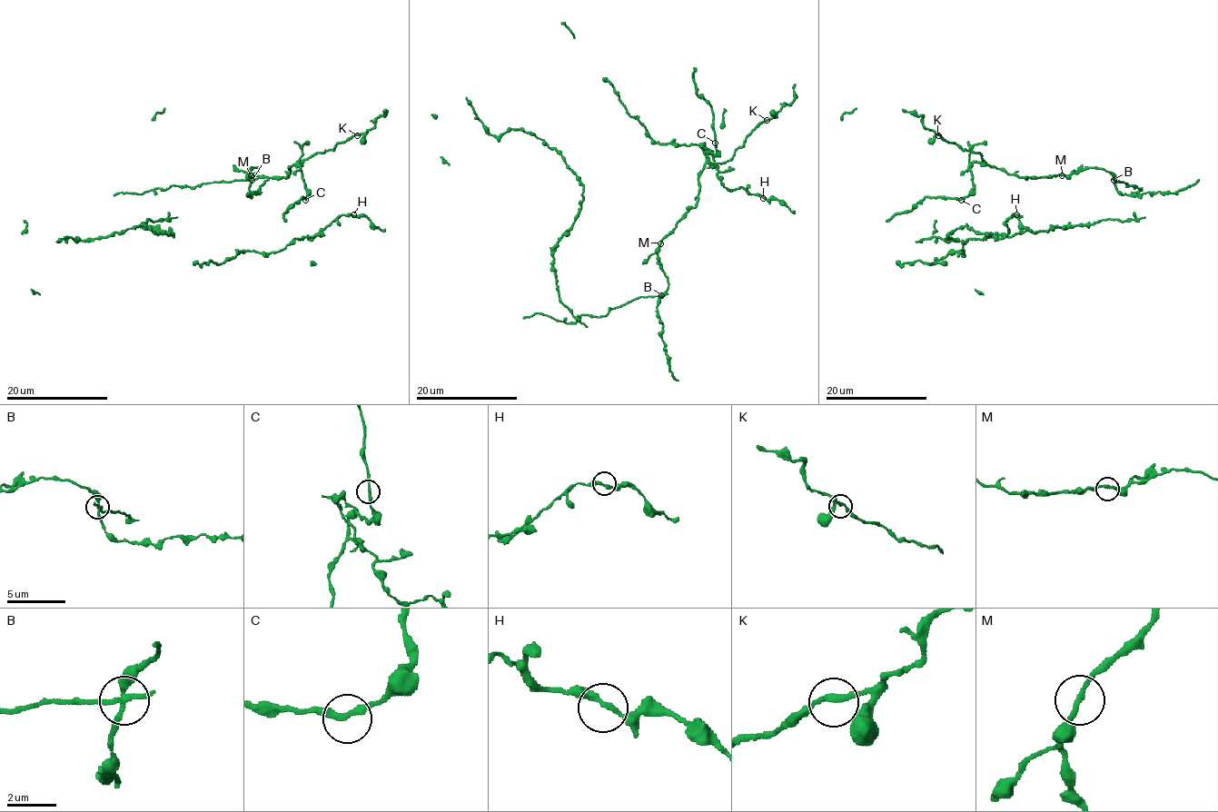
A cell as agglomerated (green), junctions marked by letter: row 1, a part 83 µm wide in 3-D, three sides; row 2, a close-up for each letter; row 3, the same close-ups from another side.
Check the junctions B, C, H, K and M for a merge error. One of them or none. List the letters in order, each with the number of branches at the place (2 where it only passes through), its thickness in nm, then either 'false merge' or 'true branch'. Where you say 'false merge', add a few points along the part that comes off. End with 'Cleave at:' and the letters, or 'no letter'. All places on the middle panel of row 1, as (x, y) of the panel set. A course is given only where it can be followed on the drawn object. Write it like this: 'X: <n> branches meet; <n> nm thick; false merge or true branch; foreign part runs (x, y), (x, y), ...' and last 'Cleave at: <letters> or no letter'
B: 3 branches meet; 240 nm thick; false merge; foreign part runs (661, 295), (637, 297), (605, 315), (582, 315), (575, 322), (538, 312), (523, 318)
C: 2 branches meet; 240 nm thick; true branch
H: 2 branches meet; 240 nm thick; true branch
K: 2 branches meet; 220 nm thick; true branch
M: 2 branches meet; 200 nm thick; true branch
Cleave at: B

